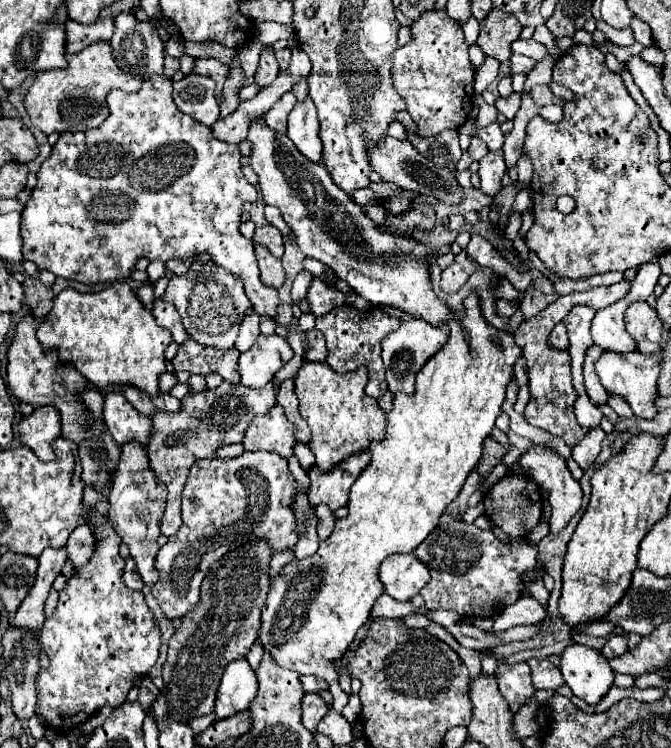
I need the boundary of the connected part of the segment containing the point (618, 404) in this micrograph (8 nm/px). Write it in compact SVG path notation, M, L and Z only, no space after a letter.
M610 396L610 400L608 400L608 406L618 414L618 416L624 416L624 418L630 418L630 416L634 416L634 412L632 412L632 408L624 402L624 400L618 400L618 396Z

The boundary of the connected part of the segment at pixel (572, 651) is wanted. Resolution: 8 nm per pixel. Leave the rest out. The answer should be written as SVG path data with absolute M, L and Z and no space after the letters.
M570 644L560 658L560 672L576 698L596 706L614 686L614 672L600 650Z

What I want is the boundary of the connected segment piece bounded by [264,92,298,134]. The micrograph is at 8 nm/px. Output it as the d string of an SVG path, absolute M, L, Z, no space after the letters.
M286 92L286 94L280 98L280 102L274 104L272 110L264 114L266 126L272 128L272 130L276 130L276 132L282 132L282 134L284 134L284 132L286 132L286 116L288 116L288 112L294 108L296 102L298 102L296 96L294 96L292 92Z

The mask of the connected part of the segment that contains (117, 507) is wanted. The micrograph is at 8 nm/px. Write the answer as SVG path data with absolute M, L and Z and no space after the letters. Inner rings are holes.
M124 444L118 470L114 472L114 484L108 494L110 510L108 518L114 524L114 530L122 538L124 544L130 548L130 556L136 560L138 572L146 586L154 586L158 582L158 570L154 568L154 558L158 552L158 536L160 536L160 520L166 506L166 486L154 476L150 470L150 462L144 448L138 448L138 444ZM128 446L132 448L130 456L130 468L128 468Z

